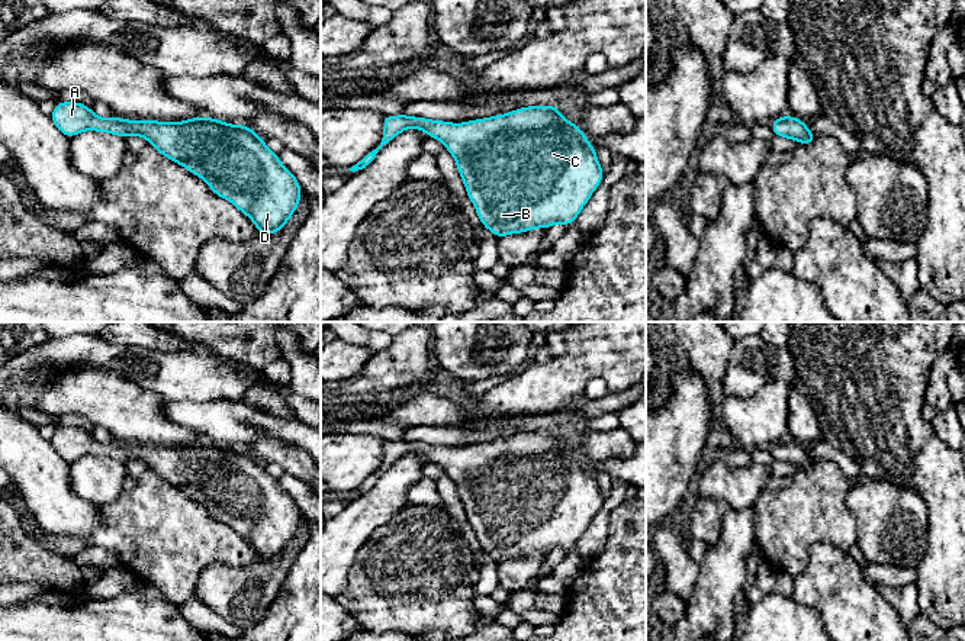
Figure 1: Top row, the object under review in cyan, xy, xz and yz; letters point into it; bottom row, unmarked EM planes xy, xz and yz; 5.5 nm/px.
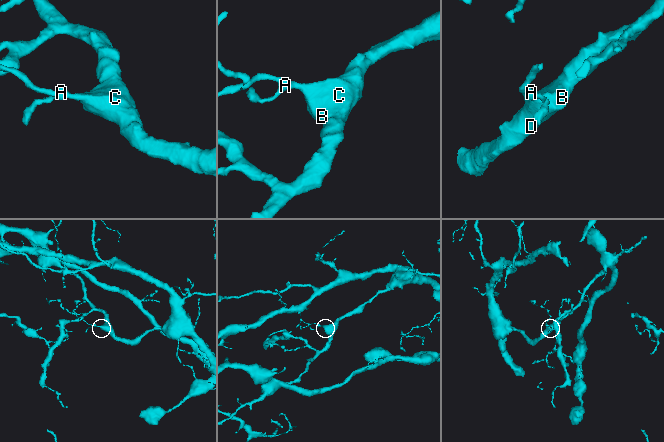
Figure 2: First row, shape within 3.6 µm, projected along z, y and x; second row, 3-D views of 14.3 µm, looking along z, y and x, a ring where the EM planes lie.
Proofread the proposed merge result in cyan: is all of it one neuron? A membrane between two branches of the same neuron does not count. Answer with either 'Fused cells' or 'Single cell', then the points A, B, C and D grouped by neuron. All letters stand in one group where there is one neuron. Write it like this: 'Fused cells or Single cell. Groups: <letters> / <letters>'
Single cell. Groups: A B C D

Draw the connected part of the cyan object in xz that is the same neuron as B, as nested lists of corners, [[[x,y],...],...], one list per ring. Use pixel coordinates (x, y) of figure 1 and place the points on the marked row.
[[[553,104],[527,106],[514,112],[451,123],[408,115],[383,115],[385,133],[350,171],[369,167],[379,152],[401,132],[415,128],[438,139],[456,160],[466,193],[482,225],[496,238],[549,229],[554,223],[572,225],[605,173],[579,126],[566,120]]]

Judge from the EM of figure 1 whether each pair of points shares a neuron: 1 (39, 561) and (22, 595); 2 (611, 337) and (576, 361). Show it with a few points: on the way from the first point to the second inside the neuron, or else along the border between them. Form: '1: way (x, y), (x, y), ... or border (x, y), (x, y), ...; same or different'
1: border (15, 583), (38, 583), (45, 590); different
2: way (602, 345), (597, 347), (585, 358); same

